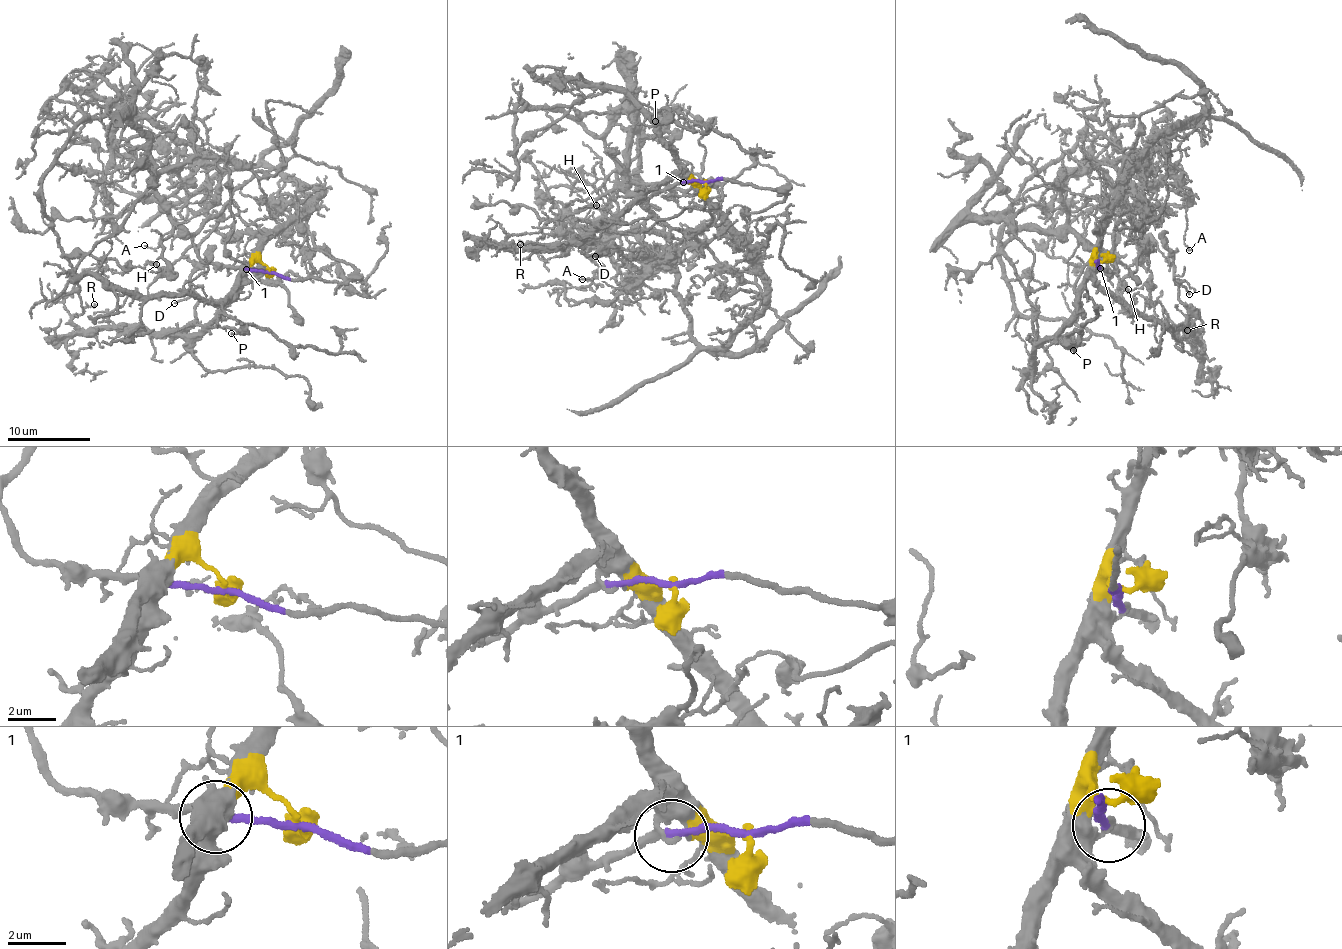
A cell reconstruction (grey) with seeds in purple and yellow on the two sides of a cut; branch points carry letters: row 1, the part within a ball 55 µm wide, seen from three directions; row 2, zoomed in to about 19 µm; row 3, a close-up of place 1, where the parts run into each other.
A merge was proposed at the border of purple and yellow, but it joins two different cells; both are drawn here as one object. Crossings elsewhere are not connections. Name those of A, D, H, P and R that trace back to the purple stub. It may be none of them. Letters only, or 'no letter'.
H

